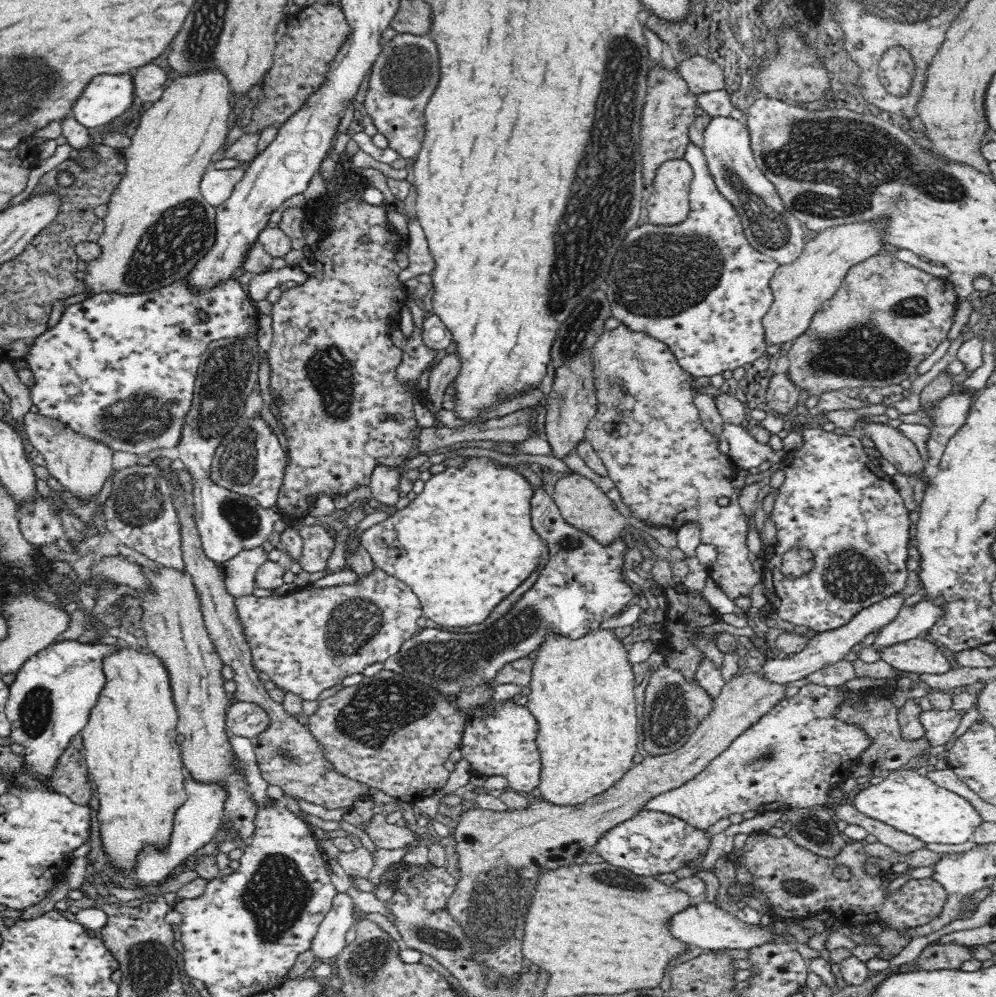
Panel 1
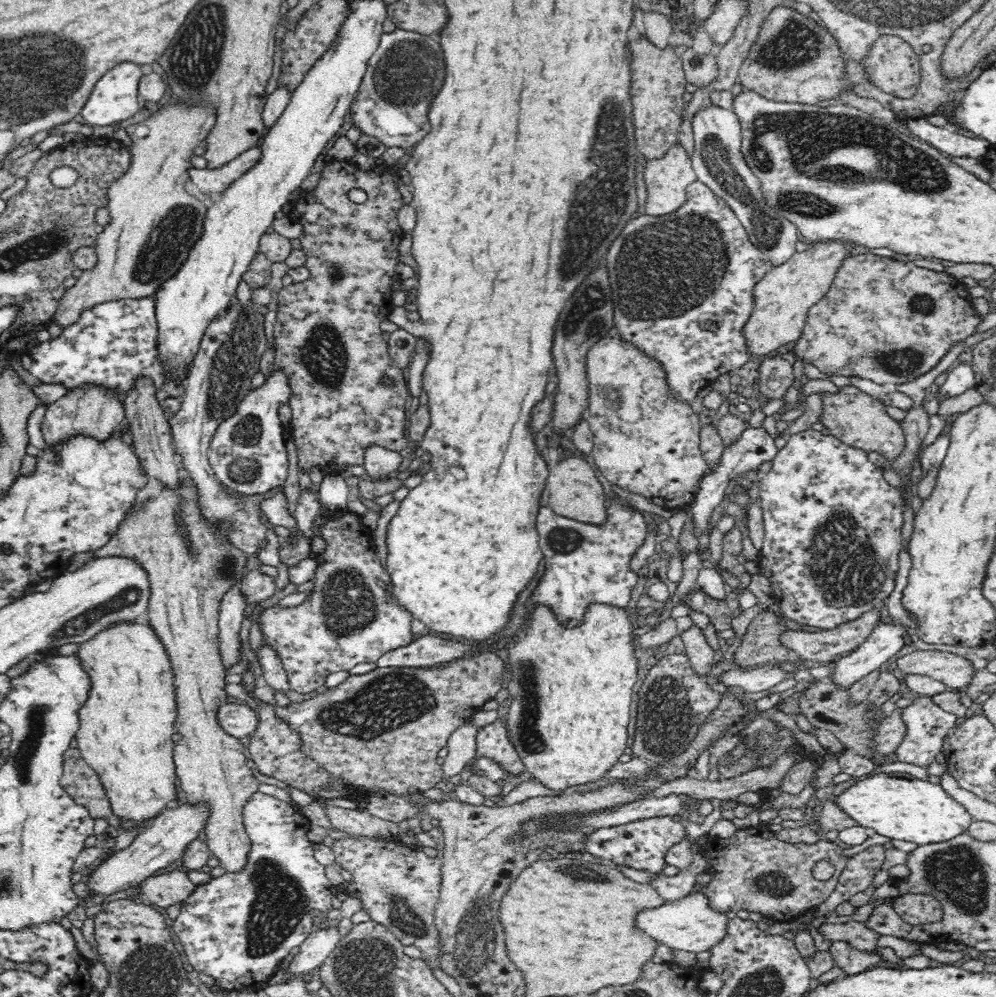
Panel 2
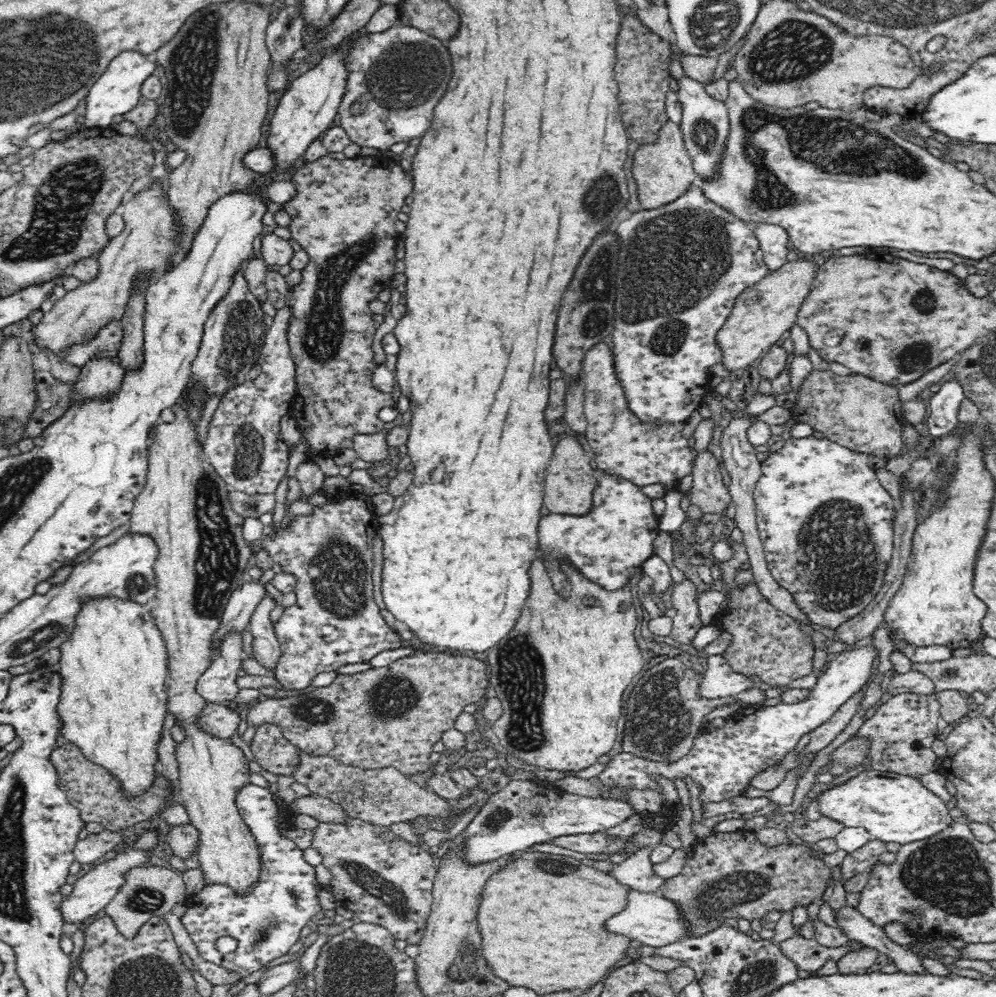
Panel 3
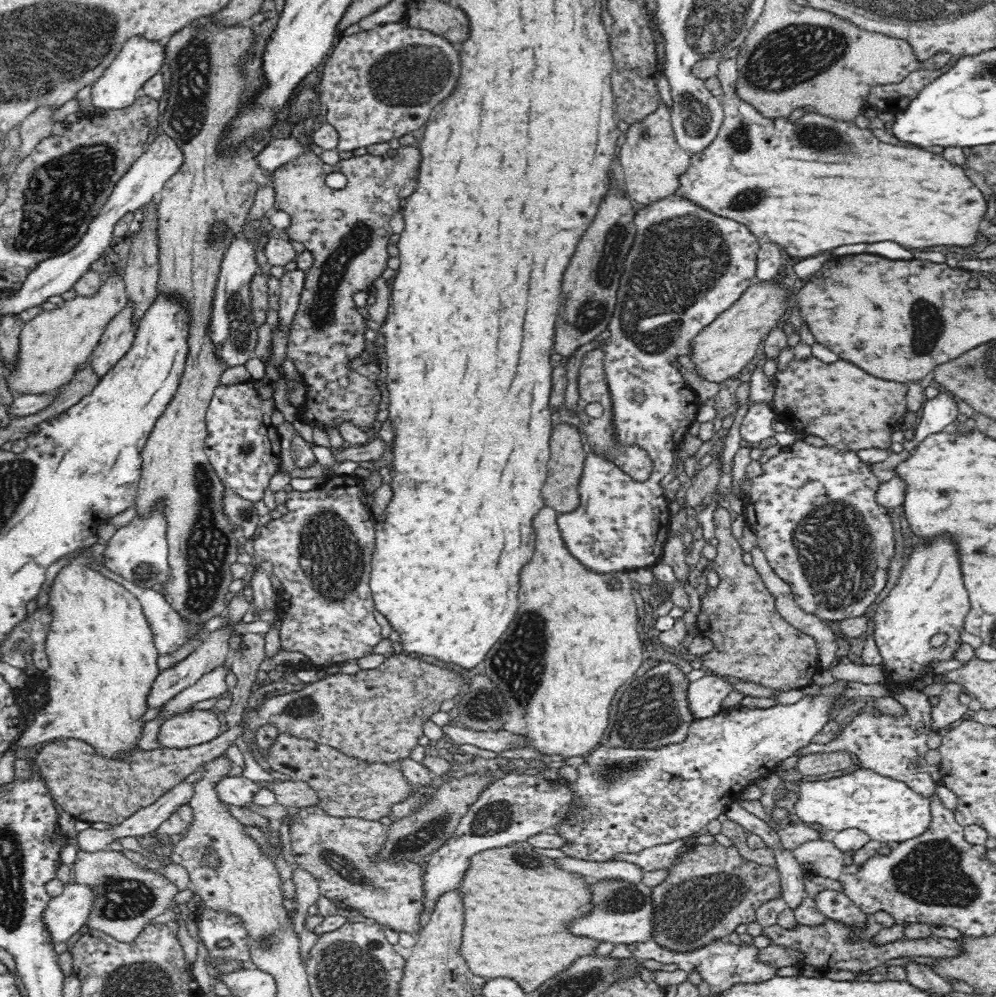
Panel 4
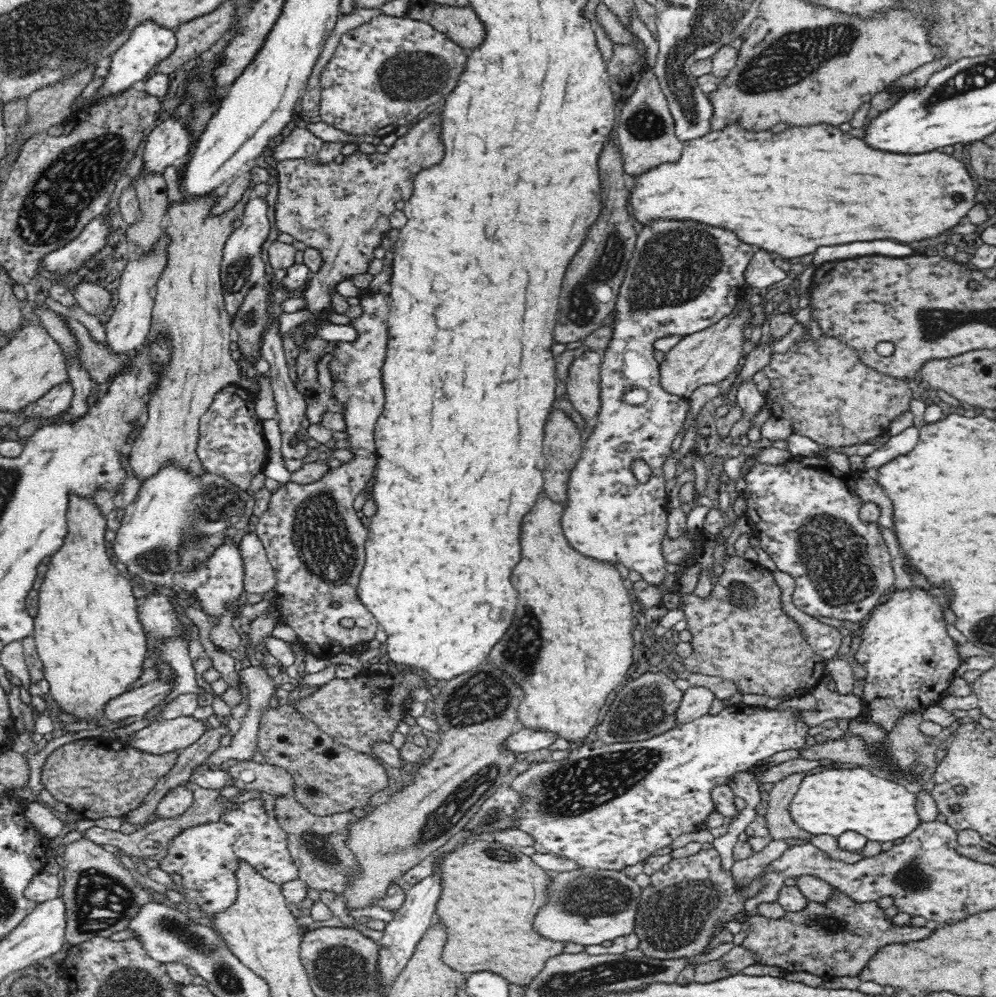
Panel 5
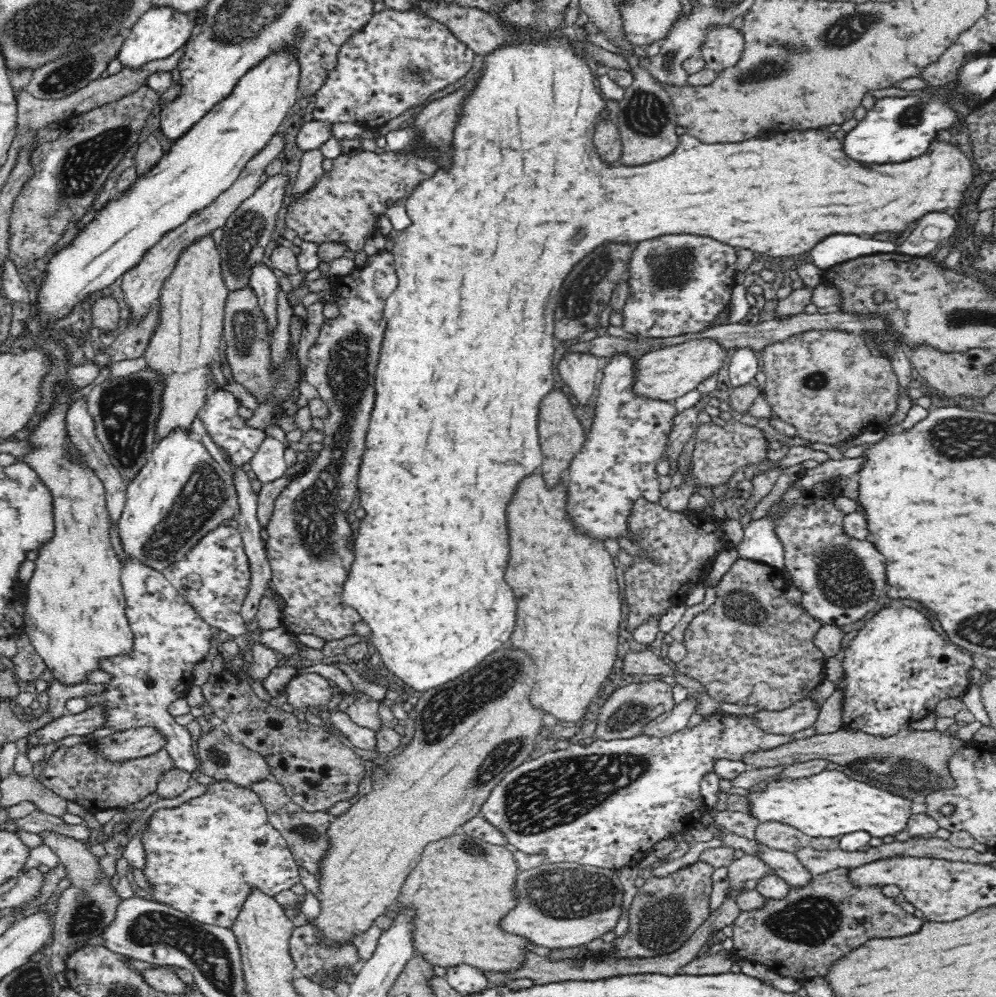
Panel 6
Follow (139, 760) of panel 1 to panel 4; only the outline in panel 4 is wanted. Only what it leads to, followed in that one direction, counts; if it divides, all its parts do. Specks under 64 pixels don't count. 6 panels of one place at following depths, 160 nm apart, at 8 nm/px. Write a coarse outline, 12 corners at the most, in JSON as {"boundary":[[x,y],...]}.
{"boundary":[[74,550],[49,587],[49,702],[16,745],[138,751],[158,649]]}

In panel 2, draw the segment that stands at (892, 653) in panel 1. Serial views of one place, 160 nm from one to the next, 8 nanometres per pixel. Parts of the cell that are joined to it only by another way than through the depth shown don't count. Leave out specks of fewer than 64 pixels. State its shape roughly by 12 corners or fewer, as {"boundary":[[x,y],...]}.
{"boundary":[[919,650],[896,660],[902,673],[964,691],[976,676],[969,659]]}

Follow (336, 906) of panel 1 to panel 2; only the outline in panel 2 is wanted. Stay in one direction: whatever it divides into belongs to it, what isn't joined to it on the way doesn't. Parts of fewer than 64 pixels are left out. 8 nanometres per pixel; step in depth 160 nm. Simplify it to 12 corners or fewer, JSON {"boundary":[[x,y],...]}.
{"boundary":[[338,928],[312,931],[286,967],[289,976],[318,968],[340,940]]}

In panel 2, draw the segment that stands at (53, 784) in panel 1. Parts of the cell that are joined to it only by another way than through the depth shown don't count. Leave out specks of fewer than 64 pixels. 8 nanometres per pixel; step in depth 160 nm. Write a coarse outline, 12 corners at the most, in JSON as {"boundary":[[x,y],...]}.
{"boundary":[[78,749],[63,752],[60,785],[94,820],[120,827],[98,773]]}

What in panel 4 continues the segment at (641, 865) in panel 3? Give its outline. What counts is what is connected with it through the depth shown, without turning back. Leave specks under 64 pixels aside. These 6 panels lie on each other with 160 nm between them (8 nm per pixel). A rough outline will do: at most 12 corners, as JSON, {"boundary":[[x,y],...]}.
{"boundary":[[554,858],[566,872],[593,880],[640,883],[643,869],[628,861]]}

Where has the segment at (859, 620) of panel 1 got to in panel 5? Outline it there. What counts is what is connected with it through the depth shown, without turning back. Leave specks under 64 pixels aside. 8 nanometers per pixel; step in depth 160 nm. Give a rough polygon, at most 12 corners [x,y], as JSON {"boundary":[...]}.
{"boundary":[[690,687],[674,712],[677,725],[707,714],[715,700],[708,688]]}

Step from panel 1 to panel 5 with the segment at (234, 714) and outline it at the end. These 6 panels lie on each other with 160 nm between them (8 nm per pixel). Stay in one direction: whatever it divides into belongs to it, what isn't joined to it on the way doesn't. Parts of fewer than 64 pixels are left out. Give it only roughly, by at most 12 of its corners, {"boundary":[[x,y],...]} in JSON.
{"boundary":[[193,717],[158,719],[122,743],[159,755],[186,749],[205,724]]}

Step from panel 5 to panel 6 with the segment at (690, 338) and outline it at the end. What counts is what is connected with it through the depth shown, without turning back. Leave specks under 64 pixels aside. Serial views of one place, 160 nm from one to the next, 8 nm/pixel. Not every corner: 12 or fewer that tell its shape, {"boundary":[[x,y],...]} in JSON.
{"boundary":[[694,339],[636,357],[632,393],[673,403],[730,351]]}

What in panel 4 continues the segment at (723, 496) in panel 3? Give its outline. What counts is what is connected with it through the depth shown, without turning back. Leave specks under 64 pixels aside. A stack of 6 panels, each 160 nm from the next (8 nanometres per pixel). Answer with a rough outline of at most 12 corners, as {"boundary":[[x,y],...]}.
{"boundary":[[712,521],[713,569],[695,626],[709,674],[776,692],[810,686],[817,642],[777,612],[730,531]]}

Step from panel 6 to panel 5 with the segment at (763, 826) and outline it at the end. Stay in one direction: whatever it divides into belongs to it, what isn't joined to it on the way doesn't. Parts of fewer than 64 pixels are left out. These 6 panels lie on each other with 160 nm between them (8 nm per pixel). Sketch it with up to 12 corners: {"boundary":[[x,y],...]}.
{"boundary":[[794,772],[768,792],[766,827],[774,840],[811,842],[789,805],[808,772]]}

